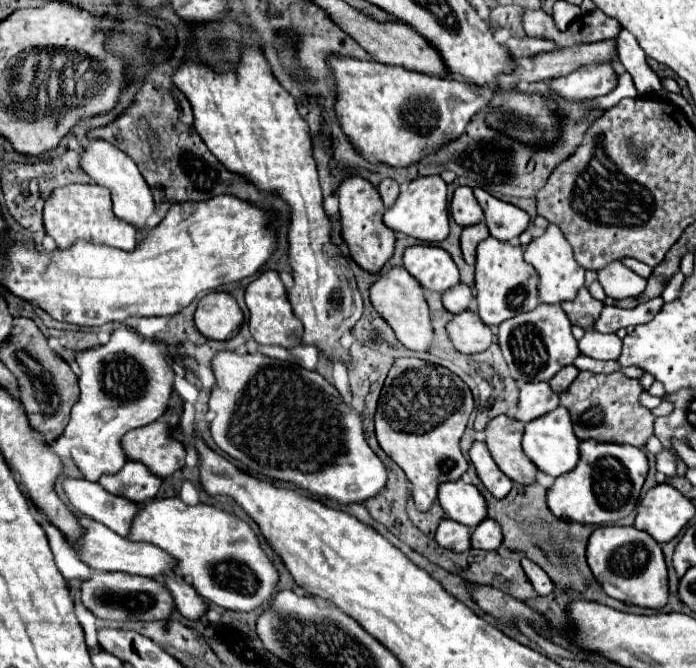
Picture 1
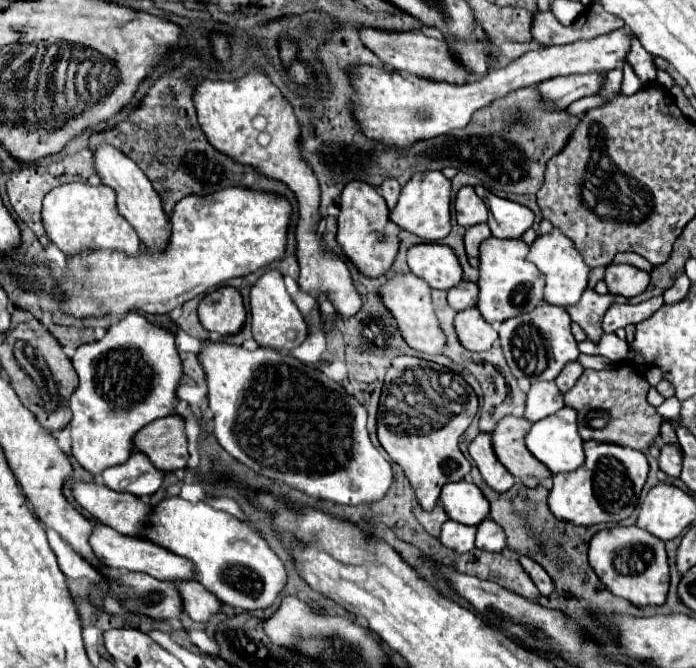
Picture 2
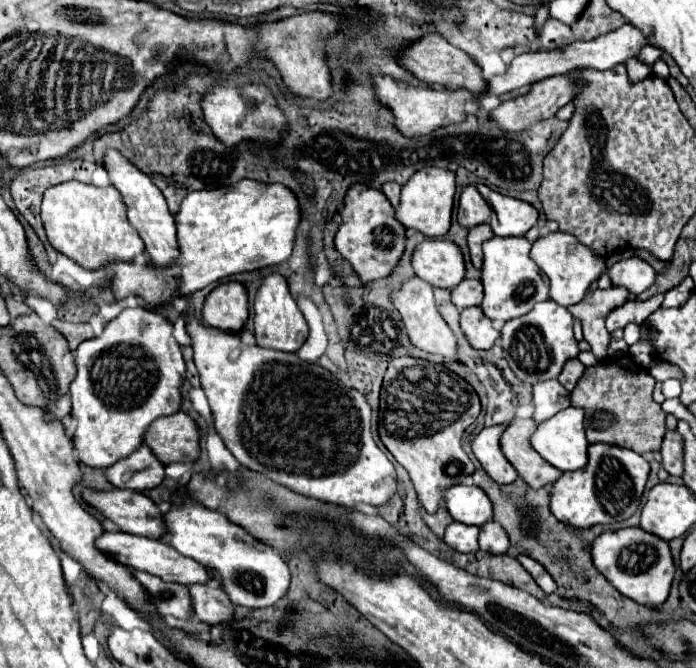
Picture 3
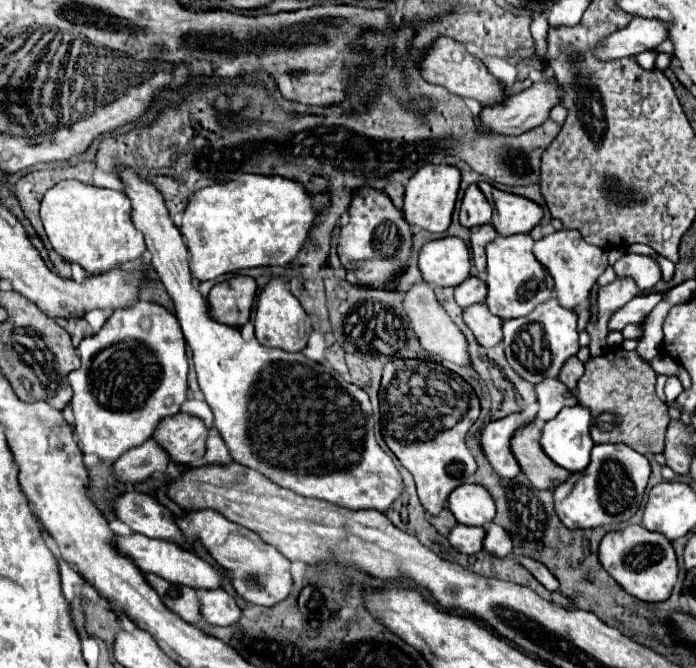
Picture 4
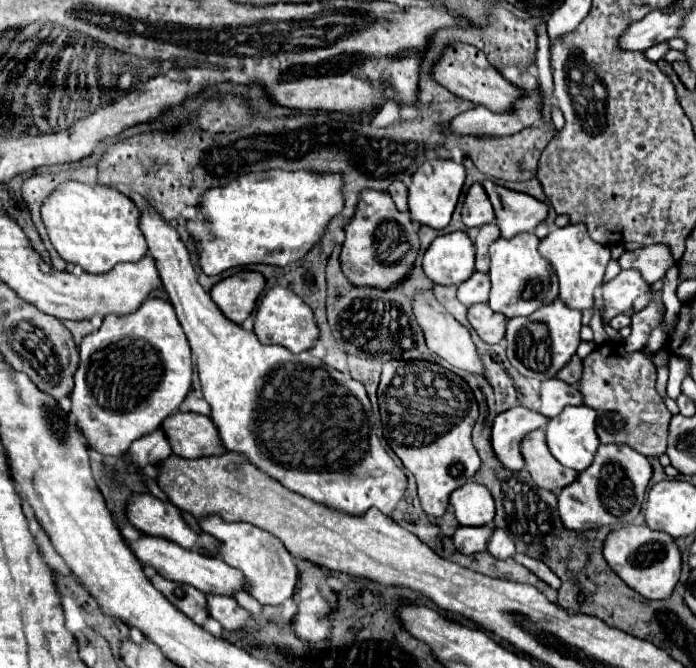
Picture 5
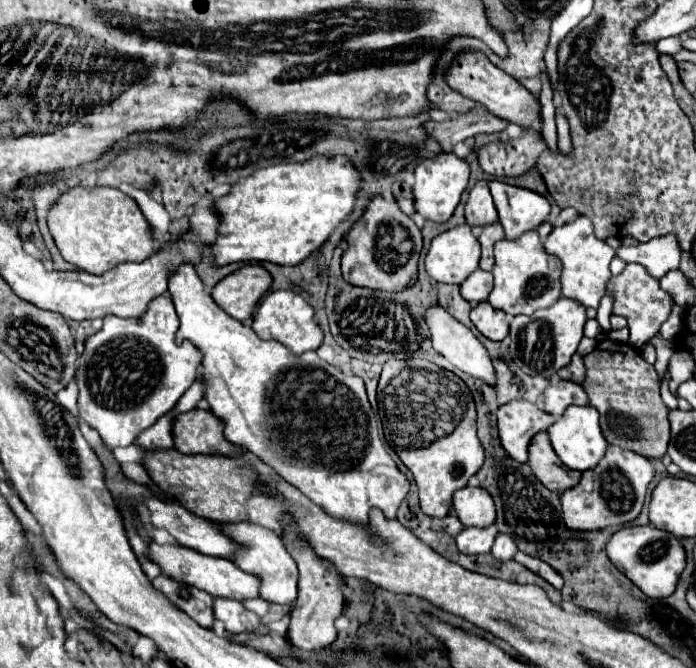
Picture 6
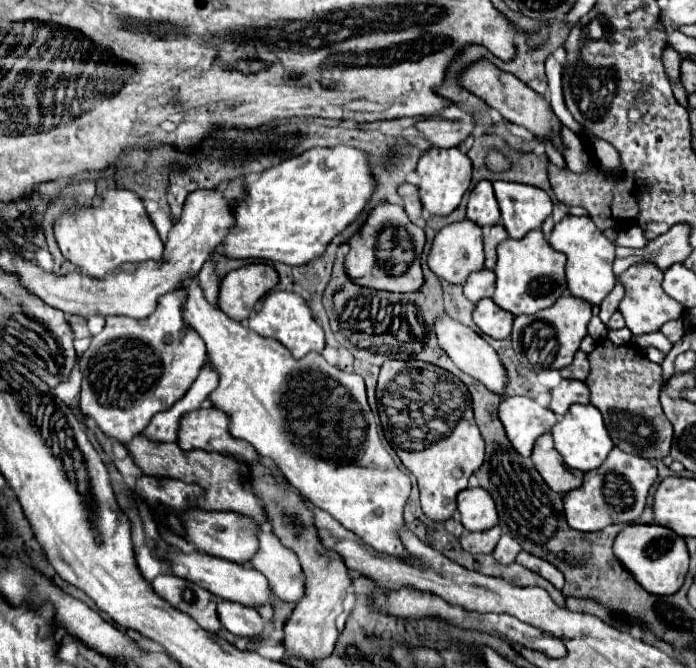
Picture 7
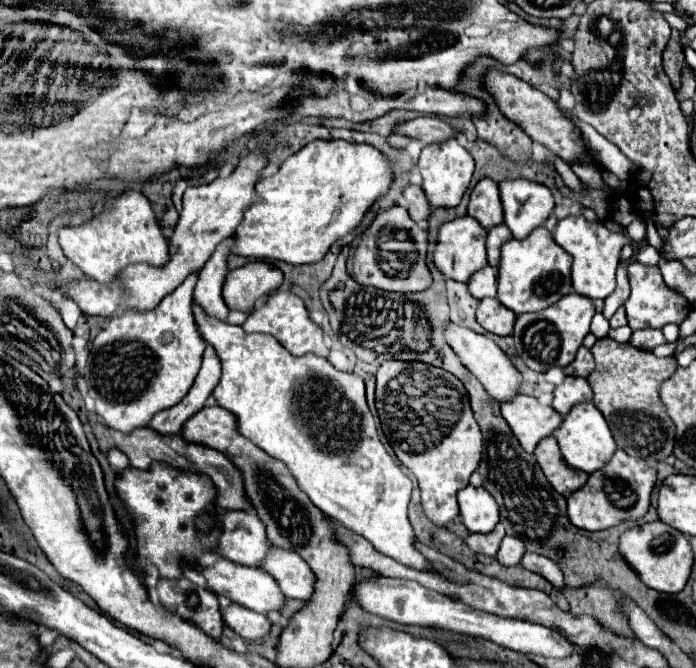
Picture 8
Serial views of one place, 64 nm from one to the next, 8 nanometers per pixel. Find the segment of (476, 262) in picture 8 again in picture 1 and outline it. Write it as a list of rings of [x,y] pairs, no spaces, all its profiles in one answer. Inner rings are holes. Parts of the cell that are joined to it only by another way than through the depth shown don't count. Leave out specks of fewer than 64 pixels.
[[[410,246],[404,252],[404,268],[428,290],[444,292],[460,282],[458,266],[440,246]]]

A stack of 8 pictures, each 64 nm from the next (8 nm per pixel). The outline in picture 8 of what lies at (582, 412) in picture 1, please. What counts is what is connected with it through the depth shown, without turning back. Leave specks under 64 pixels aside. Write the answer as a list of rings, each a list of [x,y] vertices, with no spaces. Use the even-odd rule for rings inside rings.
[[[610,336],[598,338],[592,346],[596,370],[588,376],[594,390],[594,404],[604,414],[614,434],[618,448],[632,458],[666,460],[676,442],[676,426],[668,416],[662,400],[660,386],[678,370],[676,356],[656,356],[650,350],[638,350],[630,344],[620,344]]]

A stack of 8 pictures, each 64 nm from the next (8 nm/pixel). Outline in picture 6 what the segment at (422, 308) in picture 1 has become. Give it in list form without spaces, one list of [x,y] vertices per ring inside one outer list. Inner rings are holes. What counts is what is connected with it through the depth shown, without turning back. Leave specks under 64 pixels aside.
[[[436,306],[436,308],[430,308],[426,312],[426,322],[430,326],[430,334],[432,334],[432,346],[446,358],[450,360],[456,368],[460,368],[462,372],[474,376],[474,378],[480,378],[482,382],[490,384],[490,386],[496,386],[496,370],[494,370],[494,364],[492,364],[492,358],[486,350],[486,346],[474,336],[474,332],[460,324],[456,318],[452,318],[448,312],[444,312],[444,308]]]

